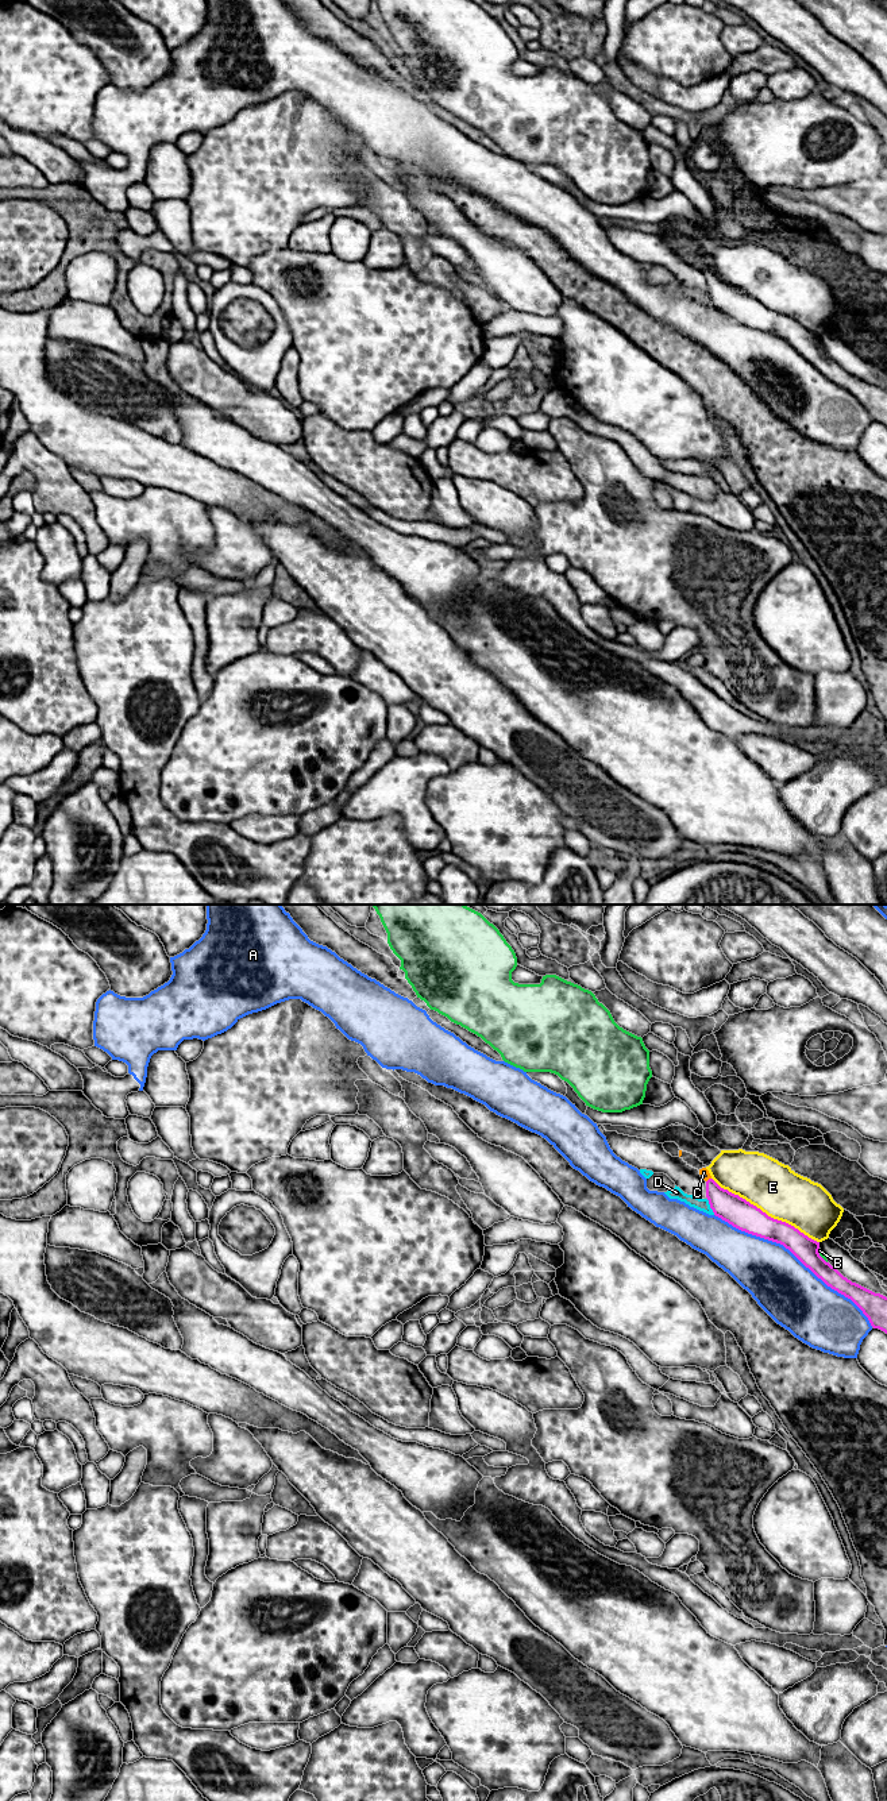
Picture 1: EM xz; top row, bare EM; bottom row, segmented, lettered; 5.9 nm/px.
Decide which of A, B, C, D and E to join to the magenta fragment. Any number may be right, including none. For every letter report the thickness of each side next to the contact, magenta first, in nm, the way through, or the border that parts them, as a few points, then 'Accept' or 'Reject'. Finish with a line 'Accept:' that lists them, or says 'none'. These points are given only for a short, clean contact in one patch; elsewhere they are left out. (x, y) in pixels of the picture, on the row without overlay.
A: Thickness 150 nm (magenta) against 360 nm. Reject
B: Thickness 150 nm (magenta) against 20 nm. Reject
C: Thickness 170 nm (magenta) against 60 nm. Path across: xz (732, 301), (713, 282), (708, 273), (704, 265). Accept
D: Thickness 170 nm (magenta) against 80 nm. Reject
E: Thickness 170 nm (magenta) against 300 nm. Reject
Accept: C

